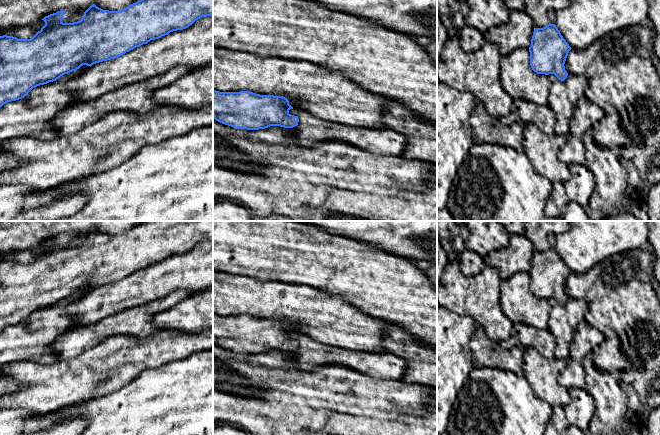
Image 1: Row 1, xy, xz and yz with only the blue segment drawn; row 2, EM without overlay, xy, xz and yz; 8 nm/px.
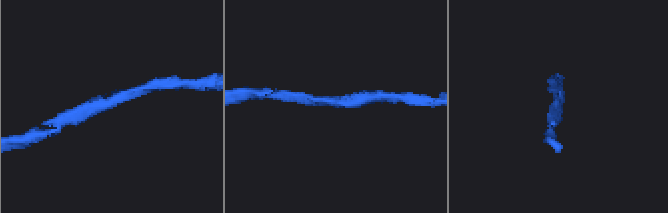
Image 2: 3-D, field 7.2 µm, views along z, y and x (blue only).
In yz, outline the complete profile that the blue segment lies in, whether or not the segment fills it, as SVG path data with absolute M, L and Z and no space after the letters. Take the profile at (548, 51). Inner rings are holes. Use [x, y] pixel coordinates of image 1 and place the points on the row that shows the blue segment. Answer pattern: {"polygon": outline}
{"polygon": "M555 24L534 28L529 47L531 68L537 74L554 74L564 81L568 76L564 64L570 50Z"}

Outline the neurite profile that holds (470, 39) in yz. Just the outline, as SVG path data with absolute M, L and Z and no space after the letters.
M441 15L440 18L447 30L448 37L457 38L463 51L467 53L478 51L486 43L484 35L477 29L464 25L459 30L447 15Z

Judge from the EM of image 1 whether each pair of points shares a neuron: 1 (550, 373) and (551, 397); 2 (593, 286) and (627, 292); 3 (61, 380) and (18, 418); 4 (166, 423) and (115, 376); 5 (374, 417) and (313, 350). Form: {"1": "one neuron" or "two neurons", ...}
{"1": "one neuron", "2": "one neuron", "3": "two neurons", "4": "two neurons", "5": "two neurons"}

